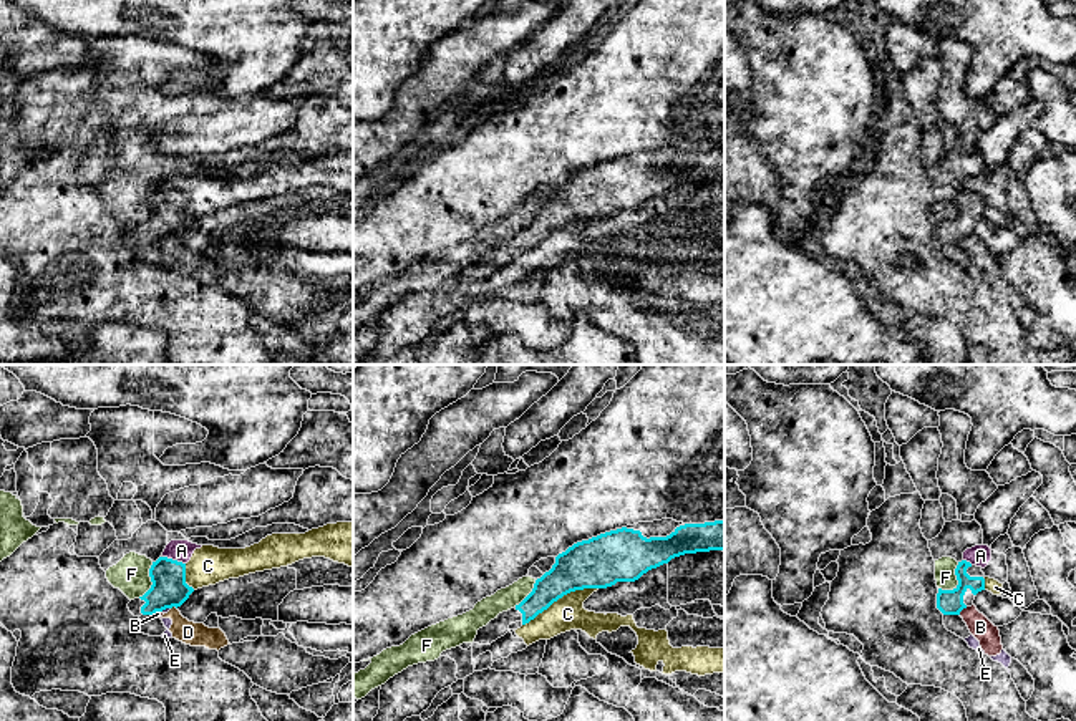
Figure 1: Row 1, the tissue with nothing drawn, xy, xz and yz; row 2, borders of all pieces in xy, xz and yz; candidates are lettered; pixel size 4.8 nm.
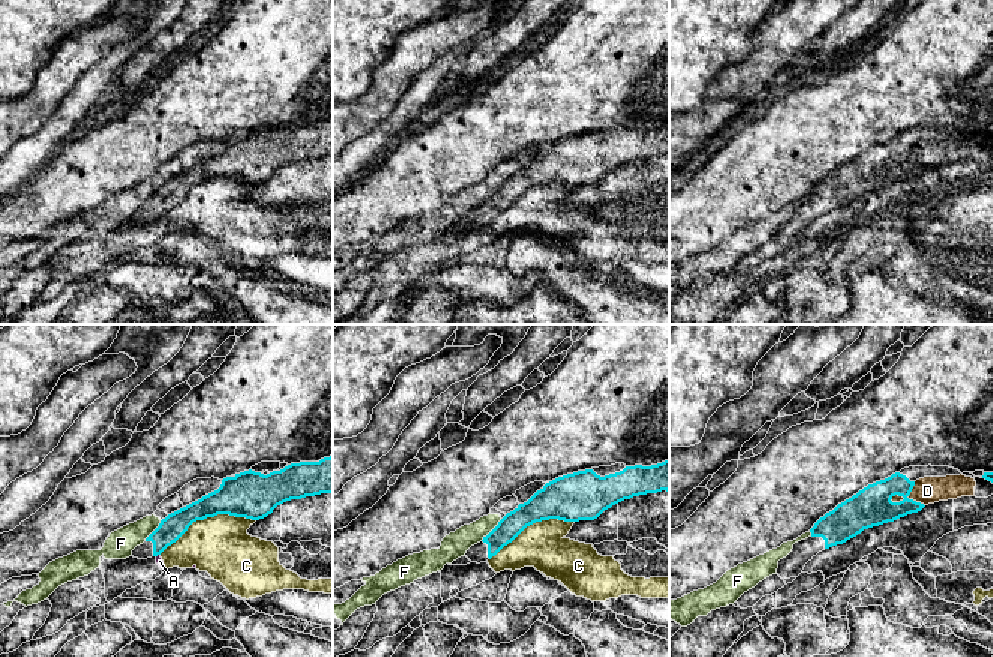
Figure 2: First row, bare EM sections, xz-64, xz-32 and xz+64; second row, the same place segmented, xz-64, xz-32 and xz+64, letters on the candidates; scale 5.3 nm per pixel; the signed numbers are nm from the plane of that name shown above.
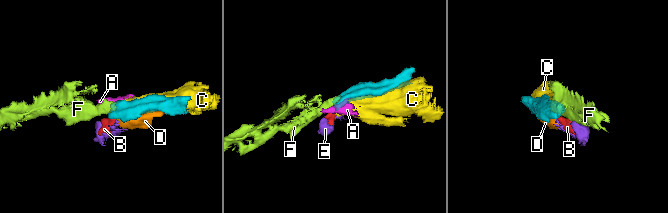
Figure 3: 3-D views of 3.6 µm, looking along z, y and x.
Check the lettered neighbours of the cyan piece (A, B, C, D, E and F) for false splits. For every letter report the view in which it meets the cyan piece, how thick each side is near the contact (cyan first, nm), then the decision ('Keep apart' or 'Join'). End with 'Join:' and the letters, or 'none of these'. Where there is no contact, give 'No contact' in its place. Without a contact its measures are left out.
A: Touches cyan in xy. Thickness 170 nm (cyan) against 110 nm. Keep apart
B: Touches cyan in yz. Thickness 130 nm (cyan) against 110 nm. Keep apart
C: Touches cyan in xz. Thickness 240 nm (cyan) against 160 nm. Keep apart
D: Touches cyan in xy. Thickness 170 nm (cyan) against 110 nm. Keep apart
E: Touches cyan in xy. Thickness 170 nm (cyan) against 20 nm. Keep apart
F: Touches cyan in yz. Thickness 130 nm (cyan) against 100 nm. Keep apart
Join: none of these

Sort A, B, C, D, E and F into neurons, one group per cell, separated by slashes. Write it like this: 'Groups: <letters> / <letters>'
Groups: A C / B D E / F

